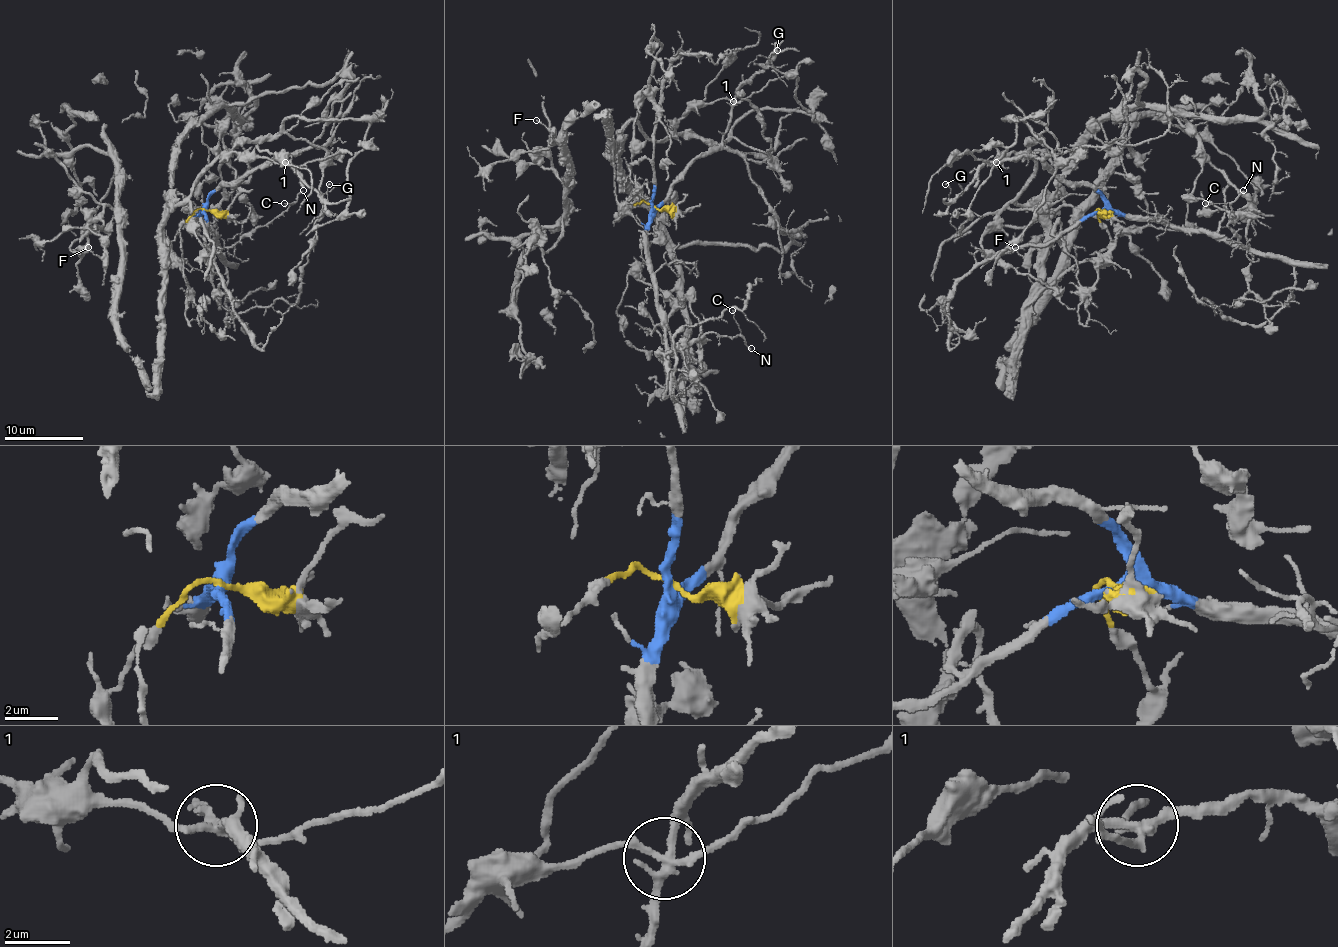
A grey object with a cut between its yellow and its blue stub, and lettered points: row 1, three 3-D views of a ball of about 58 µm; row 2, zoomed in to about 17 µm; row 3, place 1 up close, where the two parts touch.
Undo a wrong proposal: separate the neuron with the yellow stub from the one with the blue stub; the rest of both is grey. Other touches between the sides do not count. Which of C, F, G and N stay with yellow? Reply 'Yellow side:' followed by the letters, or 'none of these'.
Yellow side: F

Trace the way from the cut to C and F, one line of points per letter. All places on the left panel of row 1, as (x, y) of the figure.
C: (204, 209), (200, 217), (221, 247), (229, 247), (263, 227), (292, 204), (284, 204)
F: (204, 209), (170, 249), (154, 389), (119, 326), (119, 235), (109, 206), (89, 225), (103, 255), (87, 247)

